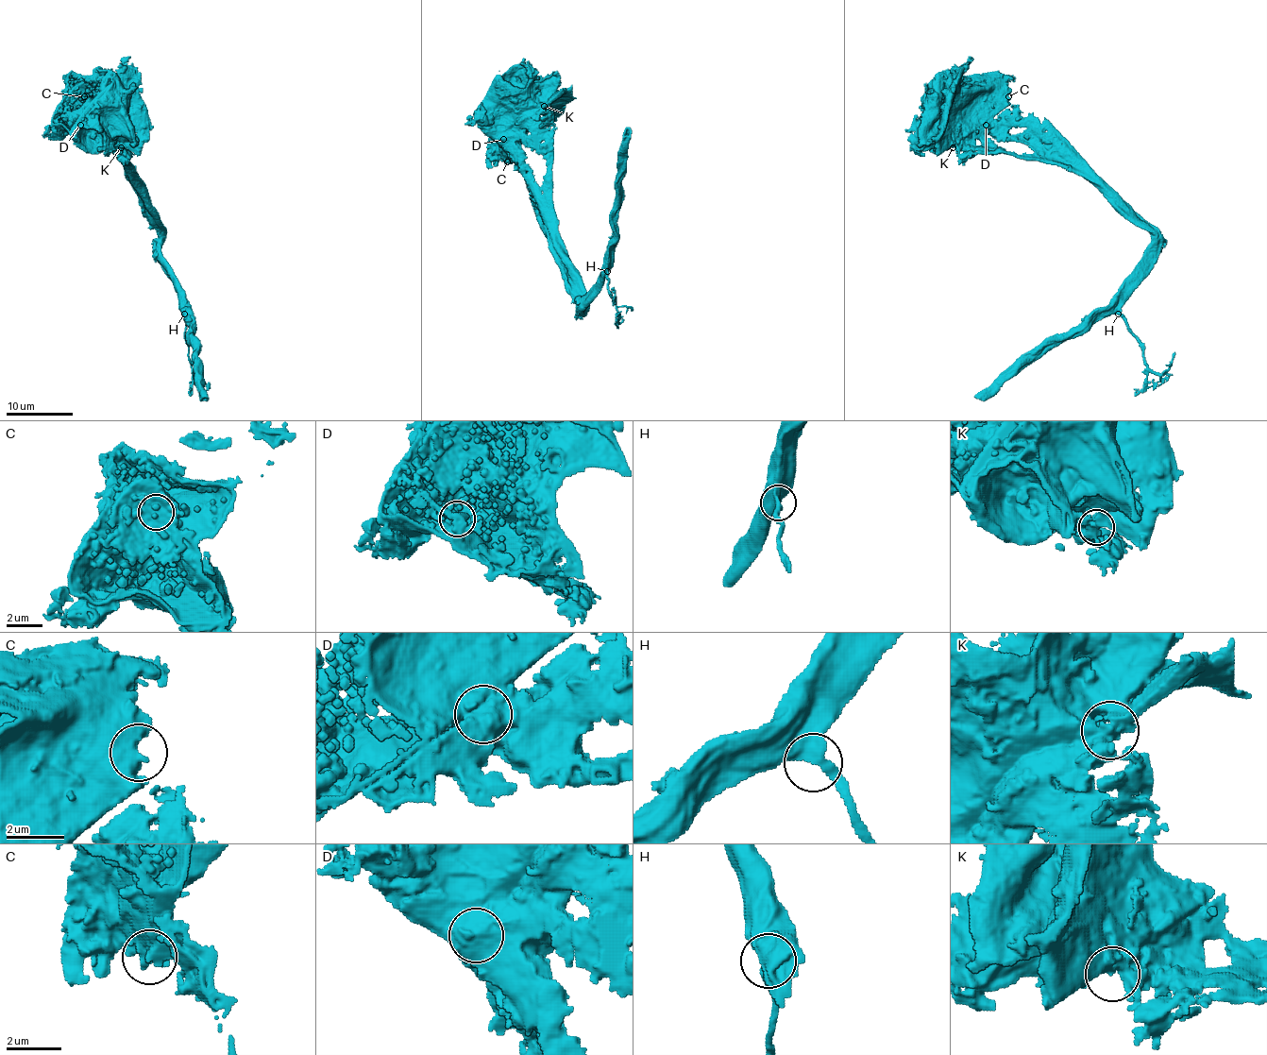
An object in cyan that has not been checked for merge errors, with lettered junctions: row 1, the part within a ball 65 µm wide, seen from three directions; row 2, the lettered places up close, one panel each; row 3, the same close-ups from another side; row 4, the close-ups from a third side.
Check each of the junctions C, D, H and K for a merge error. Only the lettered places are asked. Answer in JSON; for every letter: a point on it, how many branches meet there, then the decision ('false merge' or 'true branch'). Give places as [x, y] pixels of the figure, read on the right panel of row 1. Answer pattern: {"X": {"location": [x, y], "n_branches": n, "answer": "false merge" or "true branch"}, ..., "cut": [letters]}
{"C": {"location": [1008, 96], "n_branches": 2, "answer": "true branch"}, "D": {"location": [986, 125], "n_branches": 3, "answer": "true branch"}, "H": {"location": [1118, 314], "n_branches": 2, "answer": "true branch"}, "K": {"location": [953, 147], "n_branches": 1, "answer": "true branch"}, "cut": []}

